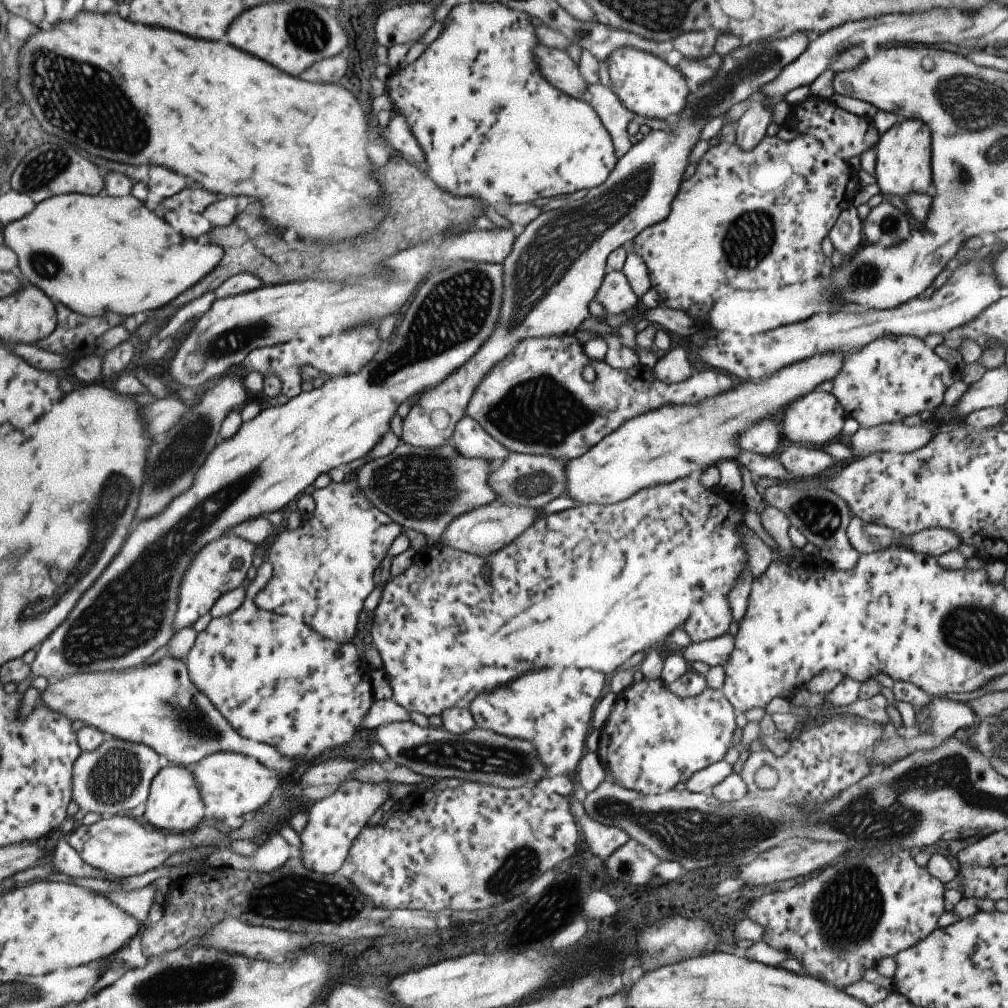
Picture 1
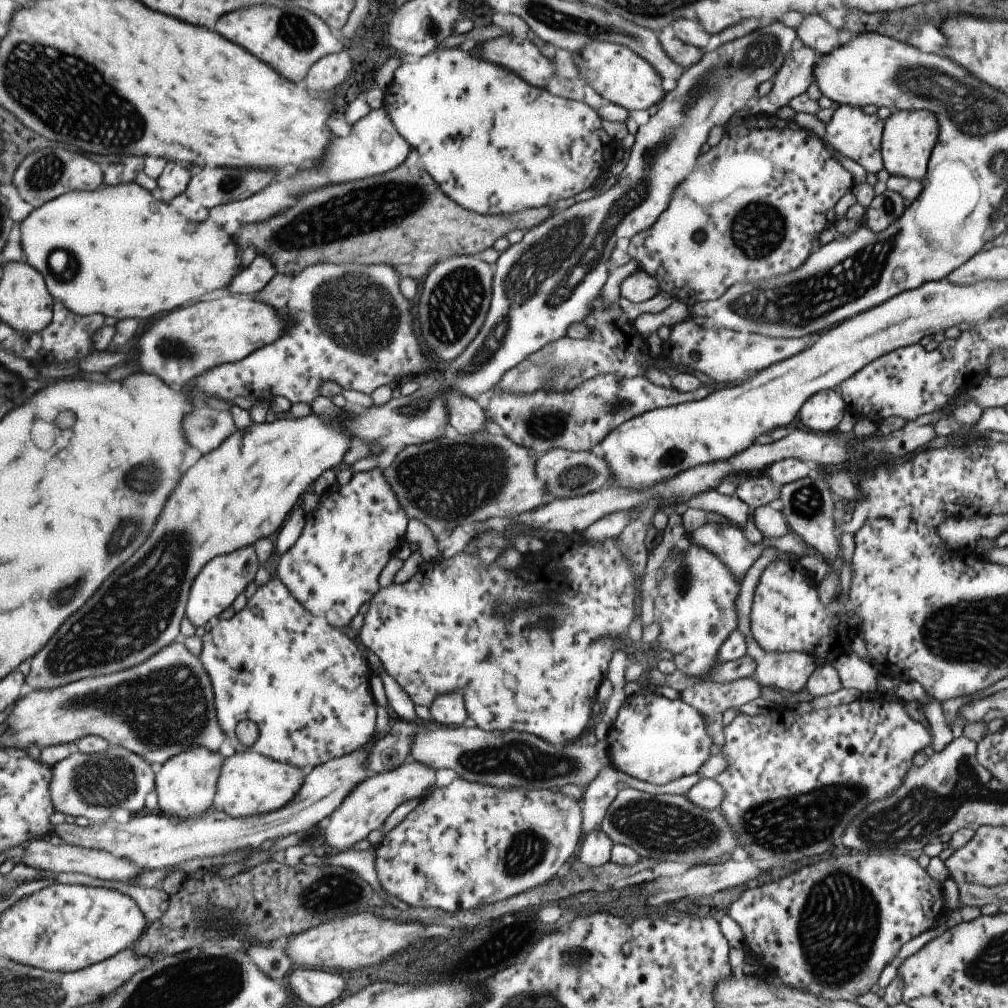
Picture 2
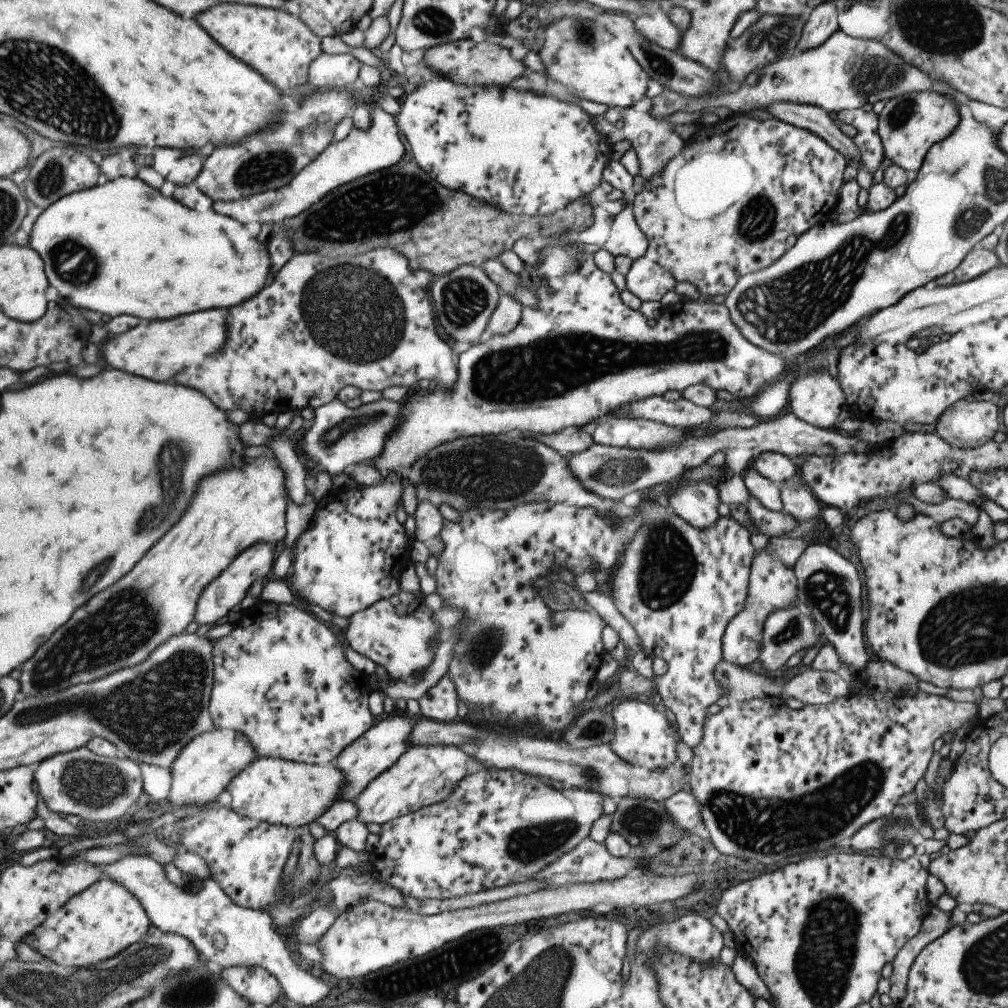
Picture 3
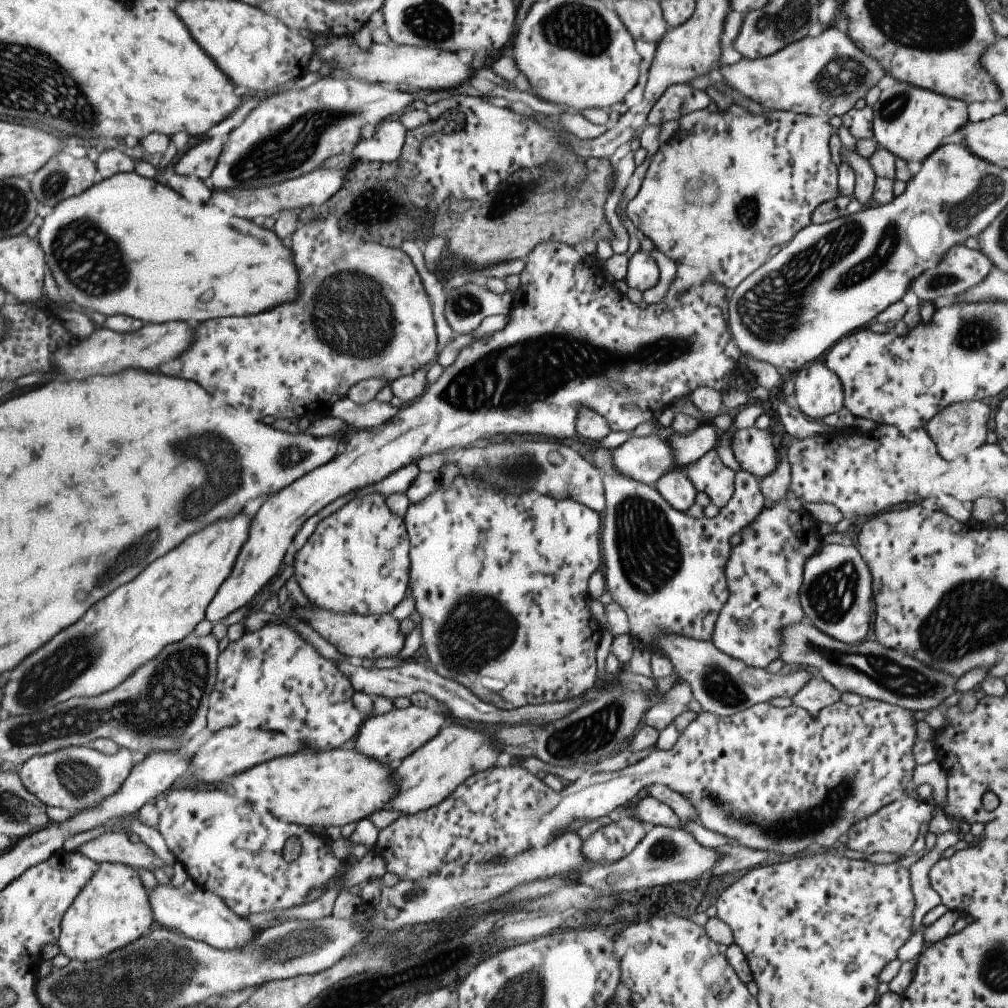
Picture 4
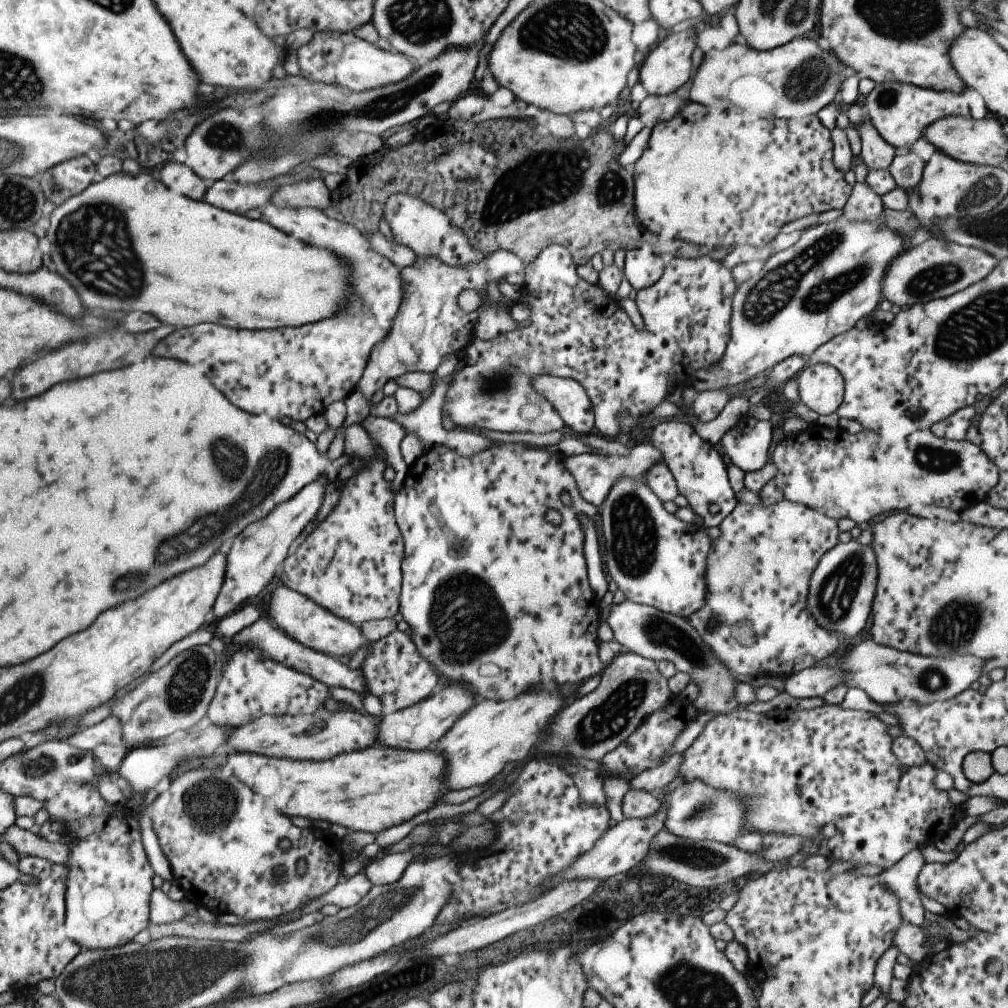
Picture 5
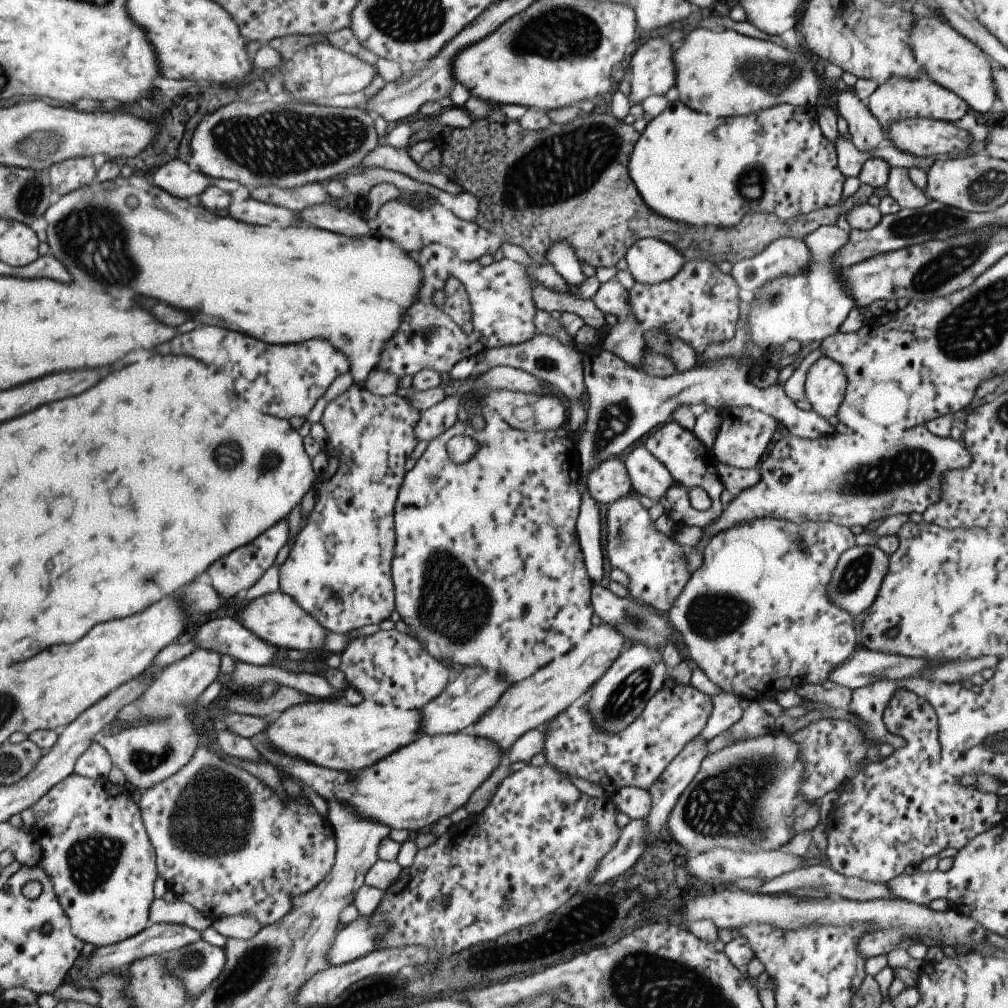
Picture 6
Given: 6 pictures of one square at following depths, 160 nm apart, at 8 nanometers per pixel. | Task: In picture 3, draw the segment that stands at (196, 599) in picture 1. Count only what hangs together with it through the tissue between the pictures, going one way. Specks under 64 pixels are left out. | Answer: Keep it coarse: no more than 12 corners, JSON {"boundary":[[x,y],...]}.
{"boundary":[[257,542],[201,590],[193,622],[215,624],[272,569],[278,545]]}

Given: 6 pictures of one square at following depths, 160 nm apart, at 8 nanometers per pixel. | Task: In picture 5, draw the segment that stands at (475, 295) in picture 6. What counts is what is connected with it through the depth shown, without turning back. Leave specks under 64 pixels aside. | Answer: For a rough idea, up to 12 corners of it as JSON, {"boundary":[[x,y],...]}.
{"boundary":[[416,256],[399,271],[389,330],[358,387],[368,400],[405,373],[433,375],[474,338],[487,296],[469,266]]}

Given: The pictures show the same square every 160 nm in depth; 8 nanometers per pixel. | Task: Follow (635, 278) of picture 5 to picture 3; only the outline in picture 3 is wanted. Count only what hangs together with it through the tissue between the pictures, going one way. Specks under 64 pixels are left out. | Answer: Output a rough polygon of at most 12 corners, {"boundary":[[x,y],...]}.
{"boundary":[[645,256],[631,262],[625,289],[657,301],[675,278]]}

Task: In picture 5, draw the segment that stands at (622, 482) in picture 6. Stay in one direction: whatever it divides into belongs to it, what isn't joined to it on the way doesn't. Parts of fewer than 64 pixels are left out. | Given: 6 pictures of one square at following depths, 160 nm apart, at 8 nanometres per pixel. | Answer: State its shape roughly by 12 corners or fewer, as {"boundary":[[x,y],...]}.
{"boundary":[[651,442],[625,456],[563,458],[584,502],[601,508],[621,476],[643,478],[661,452]]}

